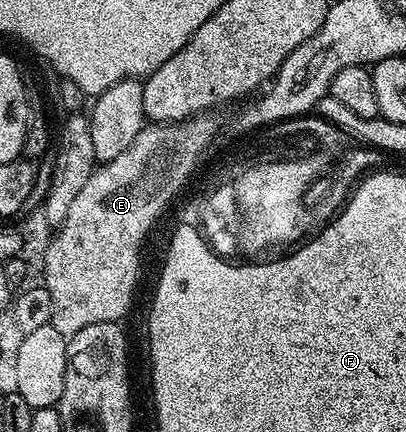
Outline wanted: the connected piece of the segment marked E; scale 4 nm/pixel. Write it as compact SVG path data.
M213 114L190 116L184 122L172 124L150 123L119 154L119 158L104 161L94 168L87 186L79 190L67 218L56 229L53 241L45 248L44 288L50 292L53 303L52 323L59 334L67 338L75 335L83 326L95 322L121 322L133 308L133 295L137 292L137 275L141 272L141 247L145 244L145 235L153 228L164 208L170 207L178 199L188 180L186 172L193 167L198 154L203 154L217 136L217 120Z

